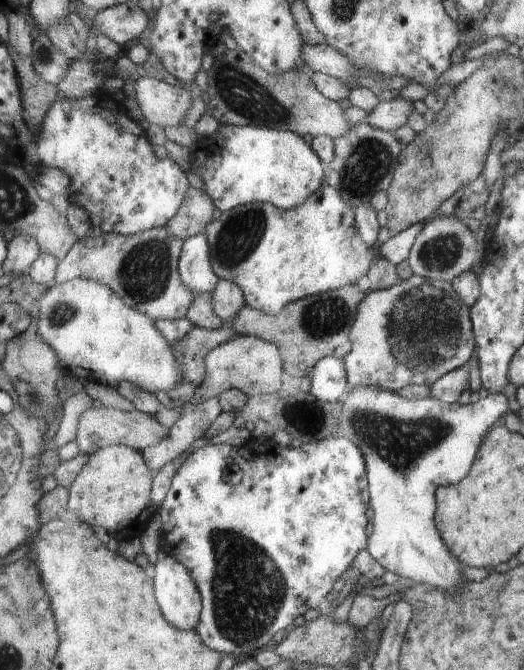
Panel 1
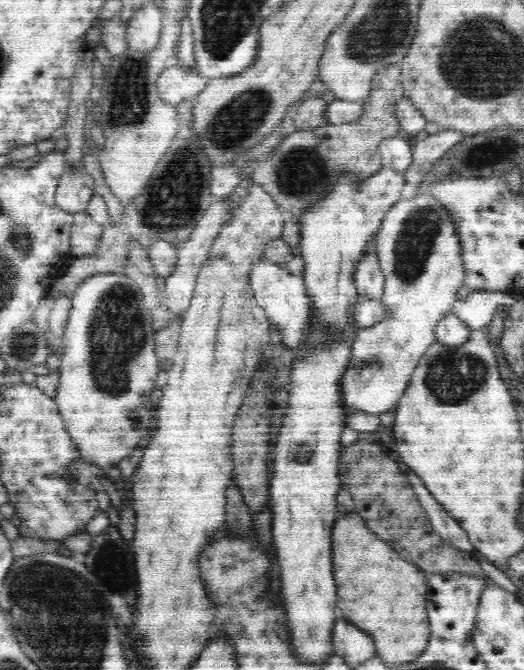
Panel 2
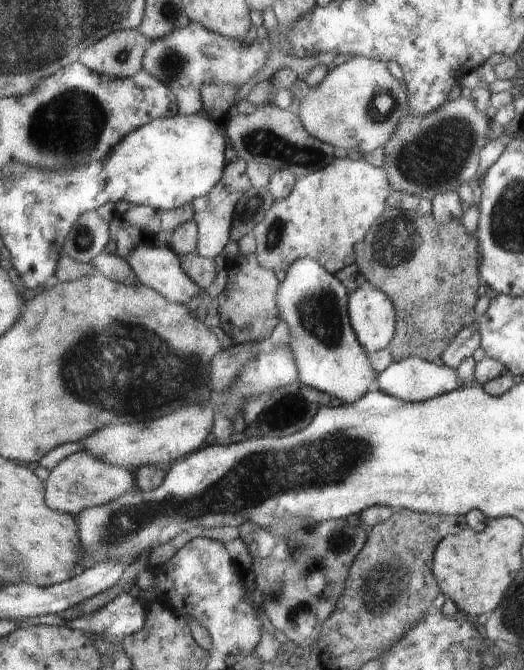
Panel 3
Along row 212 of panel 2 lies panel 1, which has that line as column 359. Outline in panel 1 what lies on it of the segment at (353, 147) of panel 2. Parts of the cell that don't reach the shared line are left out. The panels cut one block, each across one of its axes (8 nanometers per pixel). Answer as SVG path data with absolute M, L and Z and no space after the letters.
M350 285L334 289L332 292L326 292L326 294L320 294L320 296L304 298L304 300L300 300L296 304L287 304L282 311L275 315L257 311L255 308L244 305L234 315L234 318L231 318L230 322L224 321L224 323L228 328L234 329L238 335L255 336L277 345L284 356L284 368L286 368L286 372L290 376L302 378L311 374L315 364L320 359L326 359L327 357L344 359L351 352L352 344L348 333L351 332L358 314L358 308L362 304L362 300L366 298L366 294L368 292L361 292L356 288L356 285Z

